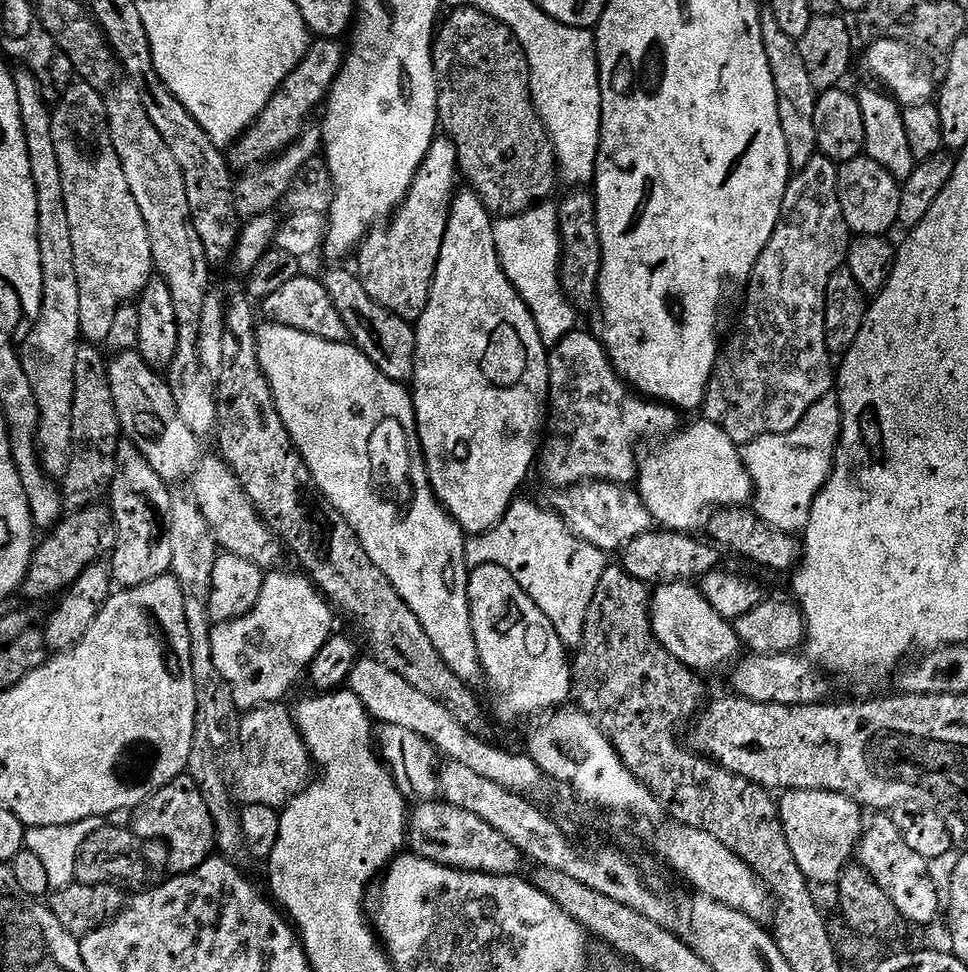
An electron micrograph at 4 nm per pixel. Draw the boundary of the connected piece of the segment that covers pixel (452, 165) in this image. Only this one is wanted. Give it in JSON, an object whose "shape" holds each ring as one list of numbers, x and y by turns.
{"shape":[[437,138,418,170,407,198,387,223,373,228,364,237,364,243,358,249,358,275,366,294,403,320,420,320,426,310,438,266,438,254,442,250,442,238,446,238,452,197,458,191,456,176,458,180,459,167,456,145,451,139]]}

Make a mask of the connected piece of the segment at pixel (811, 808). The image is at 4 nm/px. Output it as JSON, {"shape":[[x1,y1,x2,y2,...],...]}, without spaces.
{"shape":[[797,788,785,791,781,796,784,797,779,797,778,800,780,821,784,827,786,842,790,842,790,850,794,854,798,870,802,870,804,877,813,885,835,885,858,852,860,837,866,827,865,817,860,817,861,805,856,804,848,796,837,792,822,792,818,788]]}

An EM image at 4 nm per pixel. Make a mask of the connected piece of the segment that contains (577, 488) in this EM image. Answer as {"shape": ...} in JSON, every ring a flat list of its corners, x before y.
{"shape":[[585,482,573,484,567,490,551,493,550,507,582,542,600,548,605,554,619,553,627,548,634,538,653,531,654,521,646,502,642,502,639,491,626,484,605,484,603,482]]}

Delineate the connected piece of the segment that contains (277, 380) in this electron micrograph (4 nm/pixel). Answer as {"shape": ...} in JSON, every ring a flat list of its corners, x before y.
{"shape":[[264,322,257,327,256,344,260,355,260,365,272,388,272,396,276,399,278,414,282,418,286,430,292,435,292,443,296,445,296,451,299,452,305,466,310,470,316,489,320,491,320,495,328,501,335,512,342,514,342,518,348,523,350,530,354,530,354,534,358,534,358,538,362,542,362,550,366,550,366,554,370,554,370,562,374,562,374,566,378,566,378,570,382,570,382,574,386,574,390,586,394,586,394,590,400,595,402,602,406,602,406,606,410,606,410,610,414,610,414,618,418,618,418,622,422,622,422,630,426,630,426,638,430,638,430,642,434,642,434,650,438,650,442,662,446,662,450,671,464,684,476,686,476,683,481,683,480,655,478,654,478,646,474,642,472,615,468,601,468,573,470,569,464,553,466,533,459,528,455,518,441,506,440,501,432,492,432,484,428,480,428,468,424,464,424,452,420,448,420,439,416,433,416,411,412,405,411,391,405,385,386,378,386,374,382,374,382,370,378,370,378,366,374,366,374,362,370,362,370,358,366,358,366,354,351,342,346,344,326,342,322,338,314,338,314,334,306,334,302,330,290,330,290,326]]}

